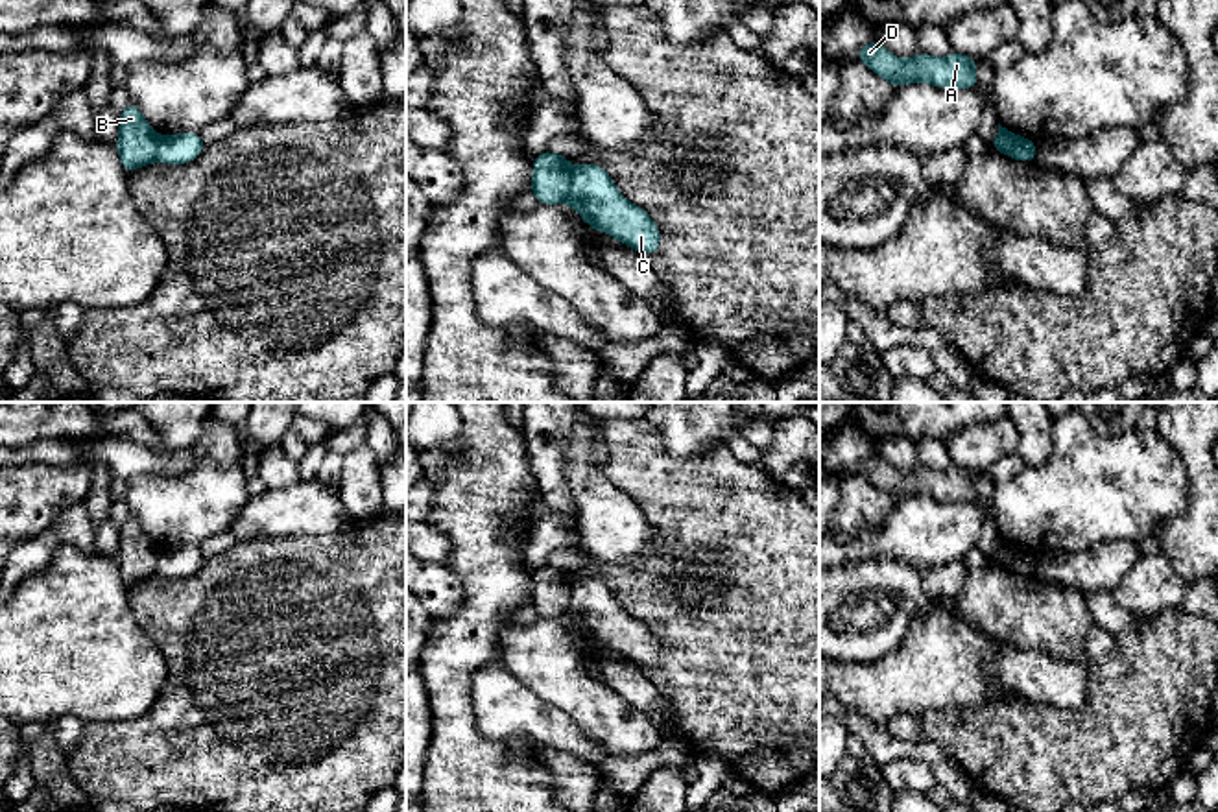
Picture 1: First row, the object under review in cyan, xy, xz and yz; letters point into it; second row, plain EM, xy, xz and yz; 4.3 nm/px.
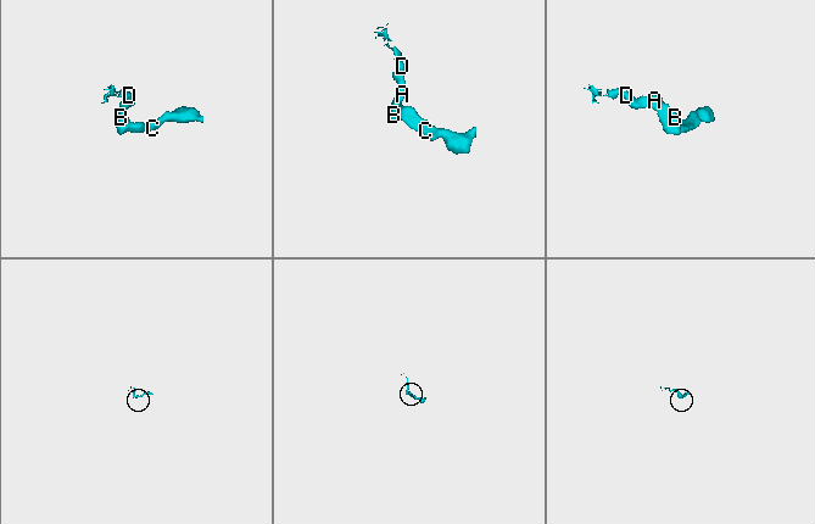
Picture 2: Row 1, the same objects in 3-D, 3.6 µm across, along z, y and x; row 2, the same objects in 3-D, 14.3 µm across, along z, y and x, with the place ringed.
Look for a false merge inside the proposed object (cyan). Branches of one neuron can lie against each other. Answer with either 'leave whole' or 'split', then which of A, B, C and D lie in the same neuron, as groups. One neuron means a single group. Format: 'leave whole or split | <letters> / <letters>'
split | A B D / C

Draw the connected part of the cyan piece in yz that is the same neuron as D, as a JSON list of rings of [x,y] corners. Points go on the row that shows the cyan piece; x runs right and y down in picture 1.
[[[873,41],[858,48],[854,57],[864,61],[875,74],[890,81],[895,89],[904,83],[921,81],[945,89],[980,87],[974,74],[978,59],[956,52],[945,59],[921,52],[912,59],[899,61],[878,41]]]

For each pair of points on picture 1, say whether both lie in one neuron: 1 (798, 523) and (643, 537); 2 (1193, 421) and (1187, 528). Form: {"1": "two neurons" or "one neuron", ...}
{"1": "two neurons", "2": "one neuron"}

